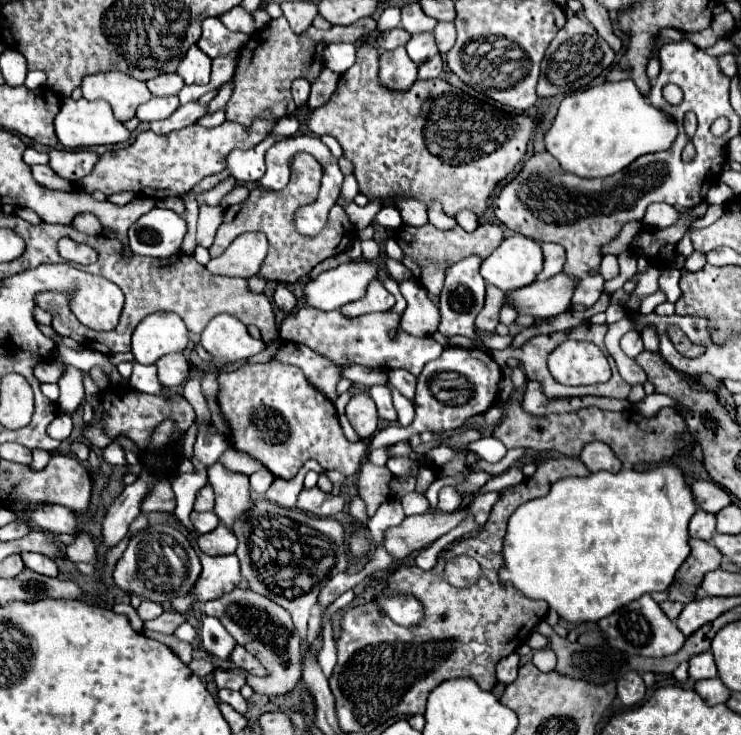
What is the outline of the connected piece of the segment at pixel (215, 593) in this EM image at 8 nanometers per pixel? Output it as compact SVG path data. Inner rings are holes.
M193 543L199 561L201 561L201 575L195 581L195 587L183 595L171 601L171 607L179 613L187 613L197 603L207 603L211 599L219 599L221 595L233 591L241 583L241 571L237 555L225 555L225 557L211 557L199 551L199 547Z

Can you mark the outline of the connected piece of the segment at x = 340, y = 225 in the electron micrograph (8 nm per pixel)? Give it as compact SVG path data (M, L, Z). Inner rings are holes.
M307 153L295 155L295 159L291 159L291 179L289 179L289 185L285 189L274 191L261 186L253 187L249 197L237 205L231 219L229 219L229 209L225 211L223 223L217 229L215 243L209 247L211 257L219 257L229 247L229 243L241 233L263 231L269 239L269 255L265 257L257 277L263 277L265 281L275 281L275 283L279 283L279 281L281 283L295 283L299 277L309 275L317 263L345 251L345 247L355 241L357 233L355 233L355 225L349 221L349 217L341 205L335 205L331 209L327 225L317 237L309 239L309 237L303 237L299 233L293 233L291 217L299 205L311 203L317 197L319 181L321 181L321 165Z

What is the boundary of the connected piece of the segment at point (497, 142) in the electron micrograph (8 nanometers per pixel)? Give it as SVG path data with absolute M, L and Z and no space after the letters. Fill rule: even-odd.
M365 43L363 47L359 47L359 49L357 49L357 61L355 61L355 65L353 65L351 69L347 69L347 71L339 77L335 95L331 95L331 99L329 99L323 107L319 107L319 109L313 111L311 121L307 123L309 129L311 129L315 135L333 135L333 137L339 141L339 145L343 147L343 157L349 159L349 161L355 165L355 177L357 177L357 183L359 183L359 193L363 193L369 201L381 199L381 201L385 201L385 205L393 205L393 207L395 207L393 201L395 201L397 197L413 197L413 199L423 201L425 205L429 205L431 201L439 201L439 203L443 205L445 215L449 215L449 217L455 217L457 211L461 211L461 209L469 209L469 211L473 211L473 213L477 213L477 215L483 215L483 213L489 209L489 205L491 205L489 201L493 199L495 187L497 187L505 177L509 177L509 175L515 171L515 167L523 161L525 151L527 151L527 143L529 143L531 135L535 133L535 129L539 127L537 119L533 119L533 117L529 117L529 115L505 113L503 109L491 107L489 101L481 101L481 99L475 99L475 97L463 97L463 93L461 93L459 89L455 89L453 85L449 85L447 81L441 81L441 79L427 79L427 81L417 79L417 83L415 83L411 89L407 89L405 93L403 93L403 91L389 91L389 89L381 87L379 81L377 81L377 71L379 71L379 63L377 63L377 61L379 61L379 53L377 53L377 49L375 49L373 45Z

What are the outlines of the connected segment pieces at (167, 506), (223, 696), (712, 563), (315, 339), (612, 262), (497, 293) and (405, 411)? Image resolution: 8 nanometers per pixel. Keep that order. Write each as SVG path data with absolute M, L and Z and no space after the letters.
M165 479L165 481L159 481L151 495L147 497L147 501L143 501L143 507L141 507L143 513L153 513L153 511L163 511L163 513L173 513L175 511L175 495L173 495L173 487L171 483Z
M221 689L221 691L219 691L219 701L229 703L229 705L231 705L235 711L239 711L239 713L245 713L245 711L247 711L247 701L241 697L239 691Z
M689 539L691 543L691 555L687 557L687 563L677 571L673 587L669 587L663 593L651 595L657 603L661 601L679 601L687 605L689 601L695 599L695 593L705 577L705 573L717 569L723 561L723 555L719 553L717 547L713 547L707 541L701 539Z
M301 307L299 311L295 309L285 315L279 337L283 341L305 343L335 363L359 363L375 369L405 369L413 375L419 375L425 363L441 355L443 347L433 337L411 337L403 331L397 331L395 337L389 337L389 331L399 327L399 317L401 315L395 313L369 313L347 319L339 309L325 313L313 307Z
M605 255L603 257L603 263L599 267L599 273L603 275L603 279L613 279L619 275L619 263L617 263L617 257L615 255Z
M487 285L485 305L475 319L475 329L477 331L483 331L483 333L493 333L495 331L495 327L499 323L499 311L501 311L501 305L503 305L503 295L505 293L499 287Z
M393 391L393 405L395 405L395 411L397 411L397 421L401 427L407 427L413 417L415 417L415 409L413 409L413 403L409 399L405 399L401 393L395 393Z

